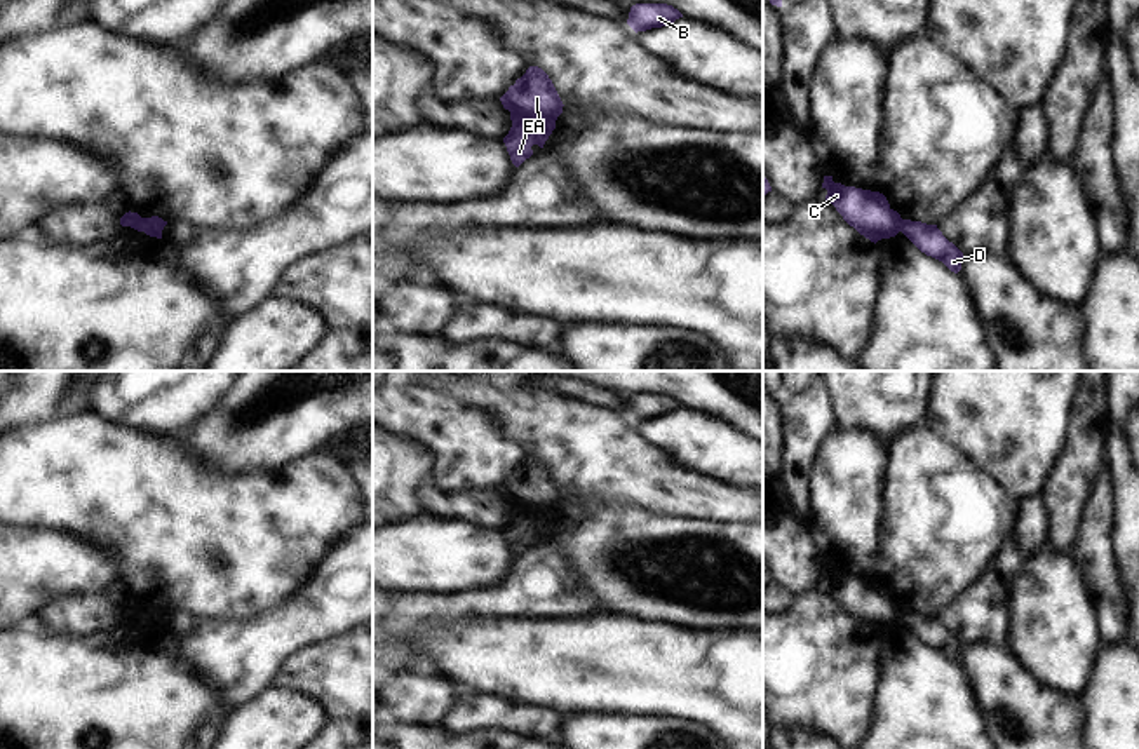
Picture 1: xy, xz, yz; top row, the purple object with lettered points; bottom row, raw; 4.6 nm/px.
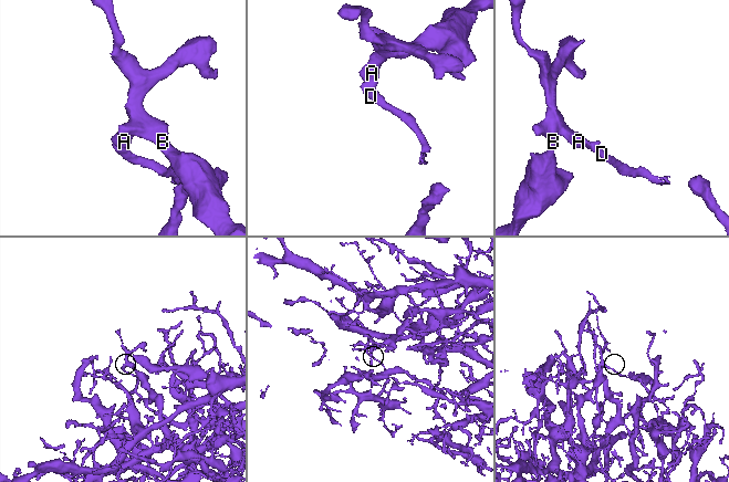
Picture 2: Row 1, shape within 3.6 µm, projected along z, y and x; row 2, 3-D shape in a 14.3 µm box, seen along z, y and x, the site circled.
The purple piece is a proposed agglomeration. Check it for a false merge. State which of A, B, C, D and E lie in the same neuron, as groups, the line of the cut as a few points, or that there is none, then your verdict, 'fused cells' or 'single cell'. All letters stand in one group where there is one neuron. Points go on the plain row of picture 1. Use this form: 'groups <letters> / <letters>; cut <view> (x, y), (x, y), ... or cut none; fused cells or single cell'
groups A B C / D E; cut xz (511, 502), (521, 507), (554, 511); fused cells

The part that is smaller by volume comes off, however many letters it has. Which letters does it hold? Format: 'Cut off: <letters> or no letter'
Cut off: D, E

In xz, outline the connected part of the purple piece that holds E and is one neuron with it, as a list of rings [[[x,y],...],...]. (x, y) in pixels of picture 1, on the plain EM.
[[[510,503],[512,517],[503,528],[510,550],[519,557],[526,549],[533,545],[531,536],[543,538],[545,531],[556,519],[556,510],[524,509],[519,503]]]

